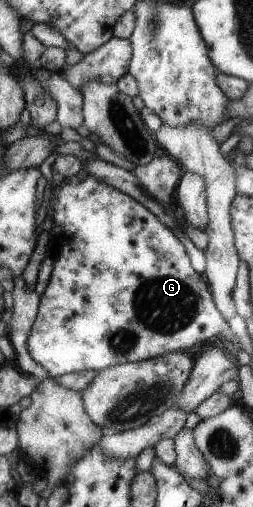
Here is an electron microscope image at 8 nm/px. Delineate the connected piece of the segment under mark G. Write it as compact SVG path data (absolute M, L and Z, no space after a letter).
M74 174L74 176L62 178L57 185L51 184L46 210L49 212L48 218L55 227L55 232L65 233L65 238L56 249L48 282L43 292L39 295L38 312L26 338L26 350L28 350L30 358L46 370L48 377L56 378L56 376L62 376L69 372L83 371L86 369L102 371L103 368L117 364L135 363L174 351L186 351L187 348L208 340L210 336L223 336L225 340L236 344L236 336L232 334L230 326L222 320L223 316L218 314L219 310L216 310L215 302L212 302L212 298L210 298L208 286L200 278L202 274L196 274L190 268L188 256L186 256L182 244L178 242L177 238L172 236L172 232L166 226L162 226L146 210L144 205L140 206L139 201L134 200L127 193L112 188L110 184L104 184L102 180L96 180L96 178L88 176L88 174L86 174L84 179L79 179Z

